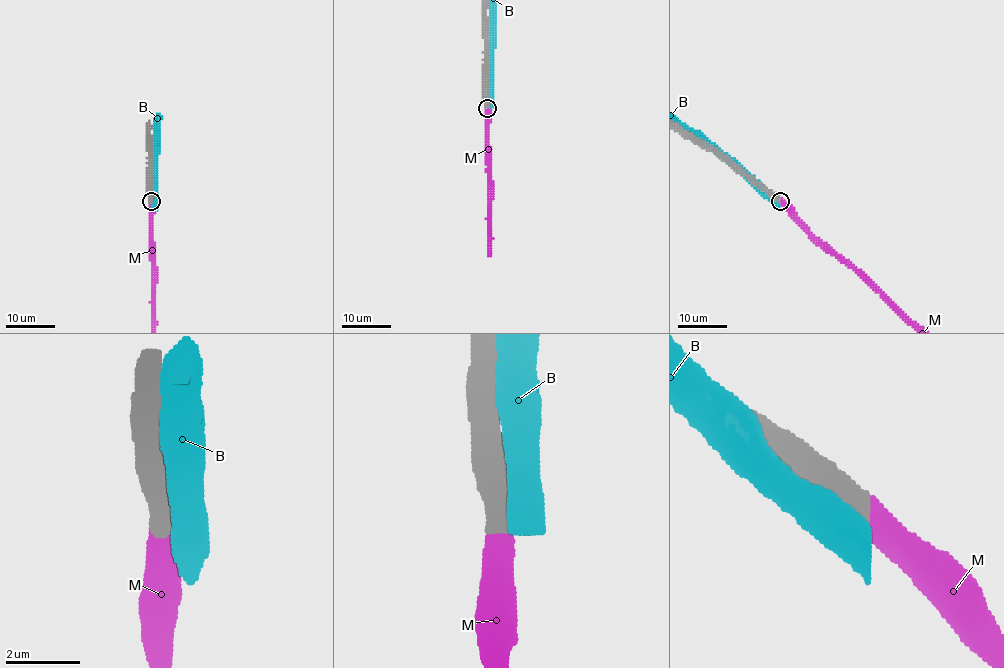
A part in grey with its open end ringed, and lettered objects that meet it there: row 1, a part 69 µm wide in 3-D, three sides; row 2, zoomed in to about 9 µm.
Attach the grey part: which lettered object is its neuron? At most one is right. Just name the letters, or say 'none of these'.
M

